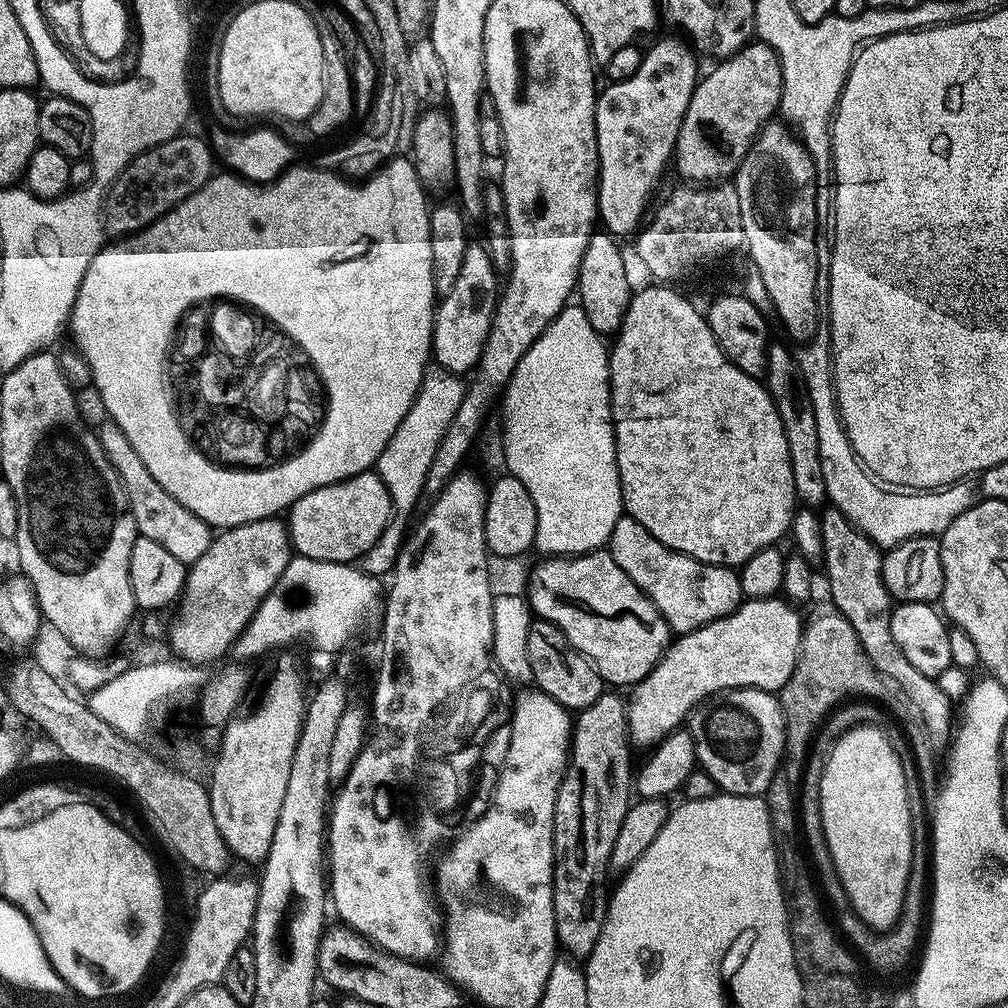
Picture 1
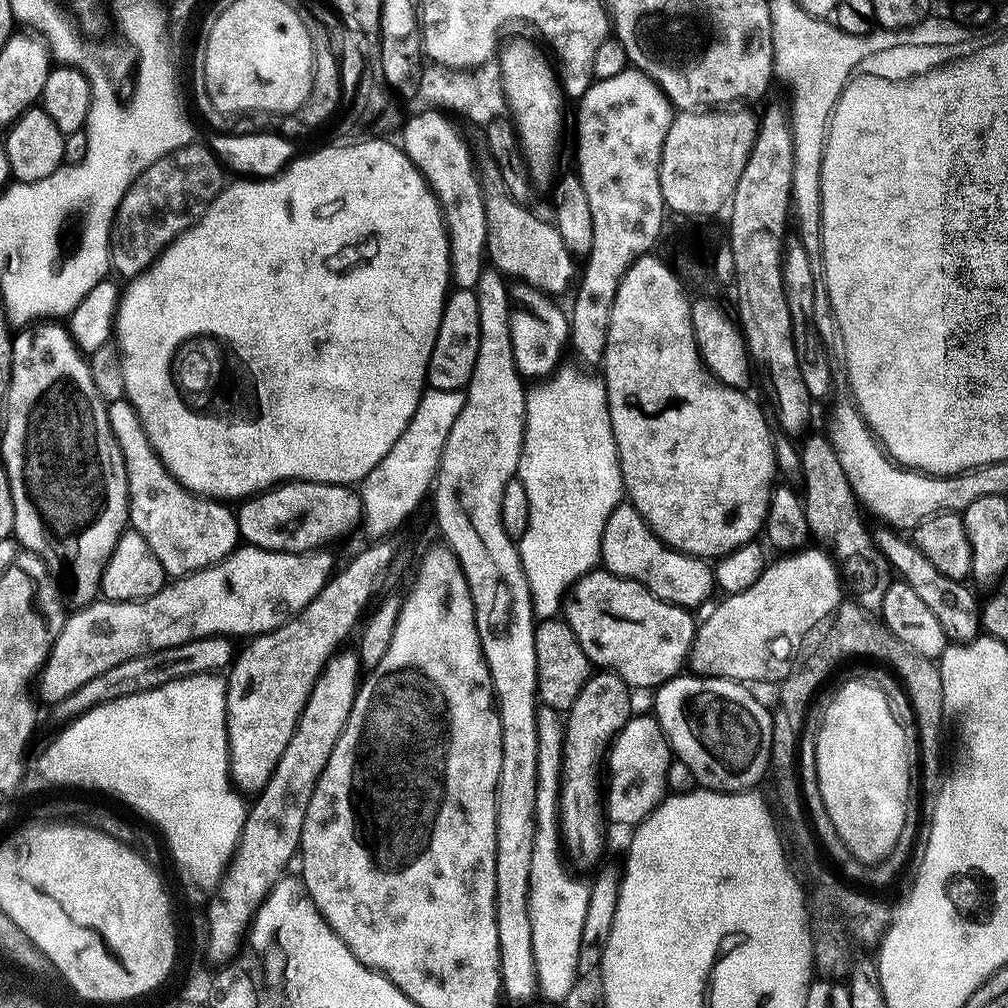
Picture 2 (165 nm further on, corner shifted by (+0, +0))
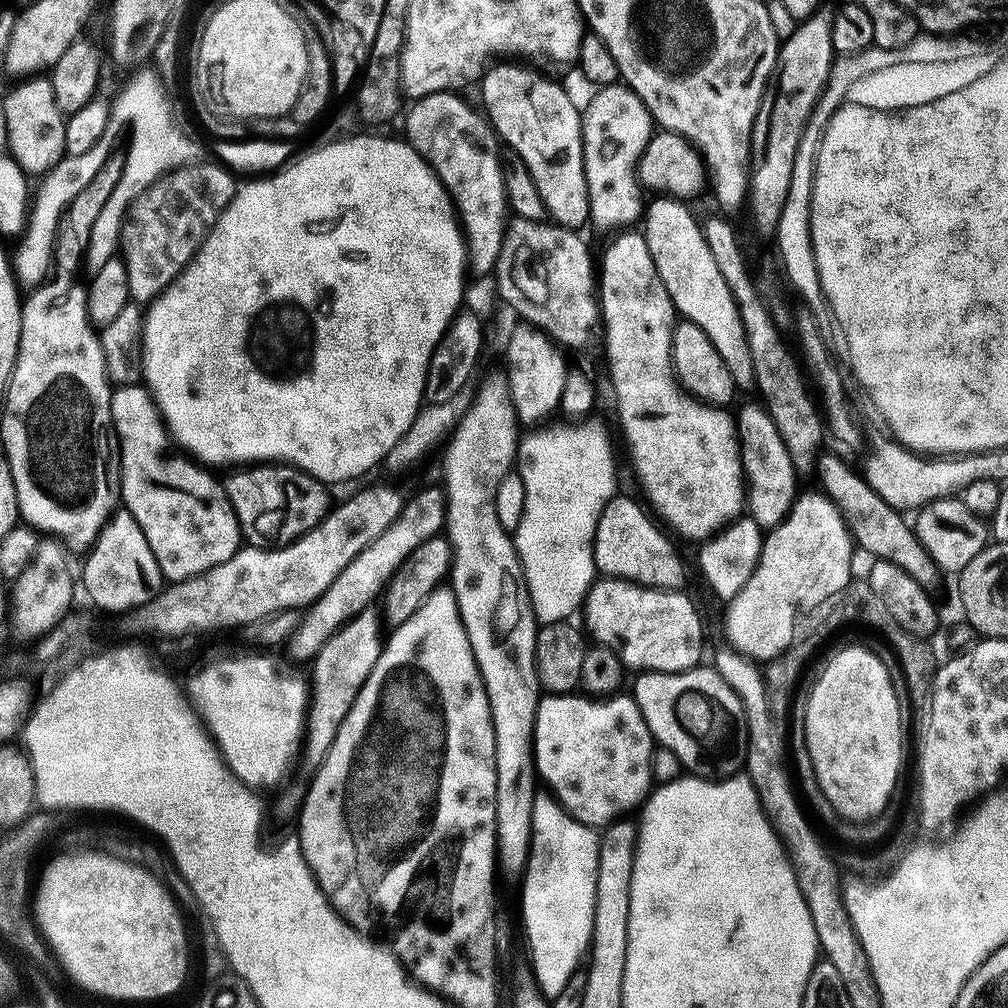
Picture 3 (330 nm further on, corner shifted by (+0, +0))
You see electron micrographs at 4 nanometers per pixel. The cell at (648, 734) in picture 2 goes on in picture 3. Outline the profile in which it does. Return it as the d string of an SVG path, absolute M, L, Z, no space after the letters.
M584 694L541 695L532 735L535 775L542 784L544 779L556 803L586 828L607 828L613 820L621 819L640 799L641 803L649 795L654 784L650 770L653 747L650 730L631 695L612 694L607 698L589 698Z

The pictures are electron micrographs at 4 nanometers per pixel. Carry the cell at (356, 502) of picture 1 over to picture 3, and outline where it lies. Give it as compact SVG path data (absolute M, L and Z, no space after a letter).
M248 466L223 481L224 492L251 547L275 550L304 536L328 515L329 489L307 472L291 466Z

